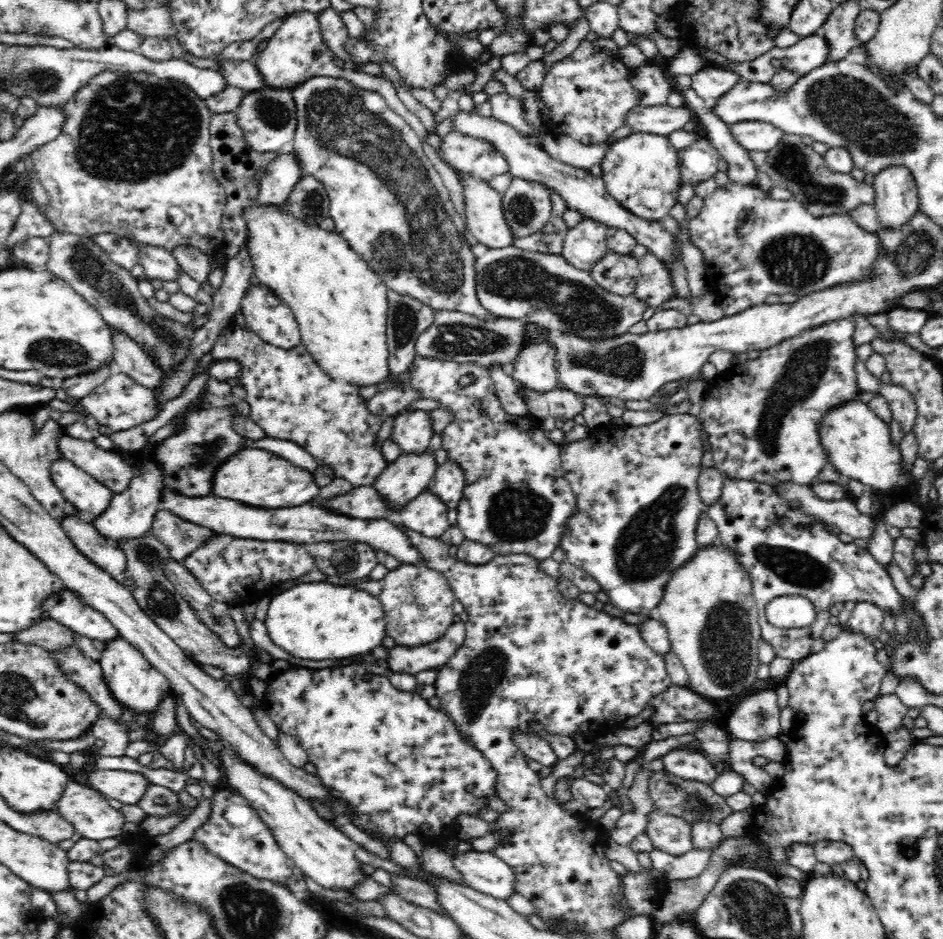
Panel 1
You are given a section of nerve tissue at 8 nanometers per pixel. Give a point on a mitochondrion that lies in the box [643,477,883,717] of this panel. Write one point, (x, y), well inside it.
(725, 640)

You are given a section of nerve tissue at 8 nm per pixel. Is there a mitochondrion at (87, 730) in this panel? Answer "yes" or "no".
no

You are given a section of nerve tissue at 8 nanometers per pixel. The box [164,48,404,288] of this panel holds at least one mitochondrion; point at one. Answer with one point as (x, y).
(271, 111)

